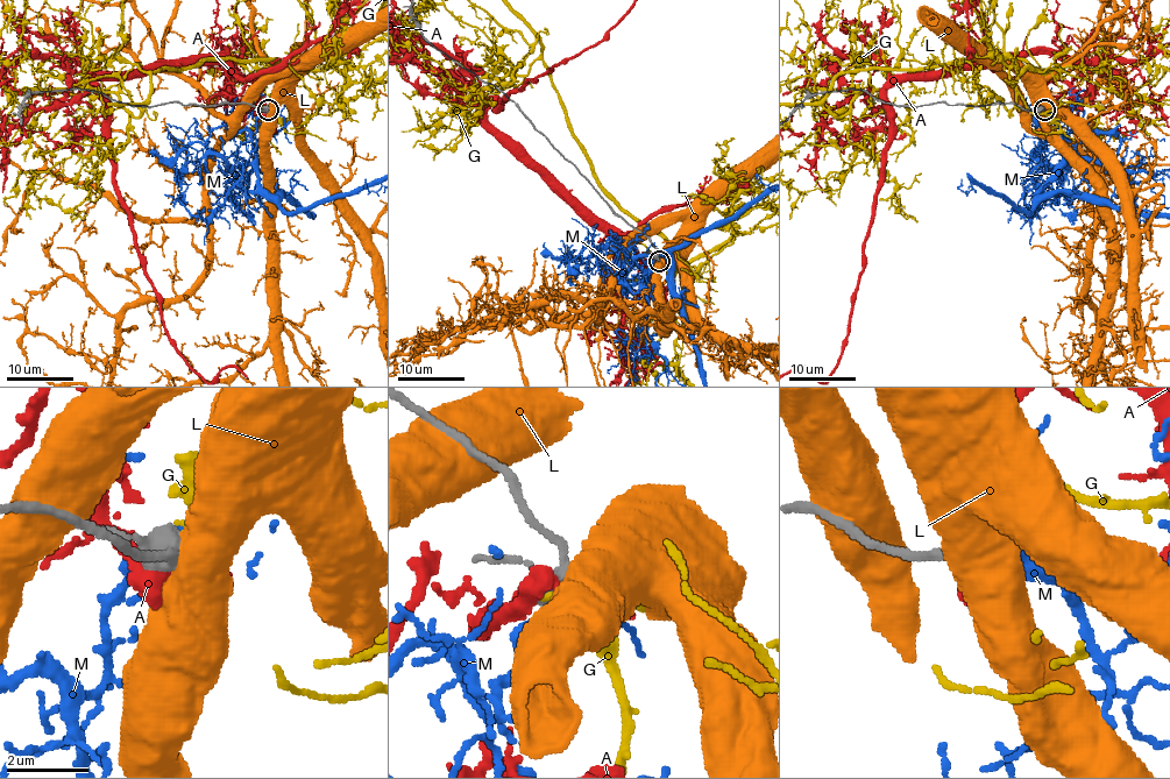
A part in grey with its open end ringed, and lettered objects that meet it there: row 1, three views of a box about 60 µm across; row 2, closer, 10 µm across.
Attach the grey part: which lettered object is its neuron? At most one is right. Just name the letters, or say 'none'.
none

